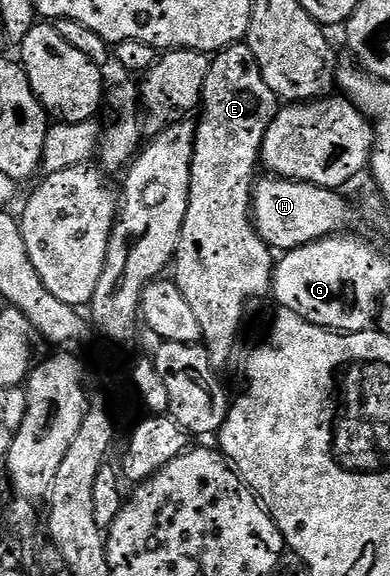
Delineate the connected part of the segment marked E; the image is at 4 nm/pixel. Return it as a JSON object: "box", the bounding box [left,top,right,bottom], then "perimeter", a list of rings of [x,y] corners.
{"box":[173,43,277,367],"perimeter":[[[246,43],[231,45],[228,49],[220,49],[218,53],[211,57],[211,66],[209,67],[209,75],[205,79],[205,87],[203,88],[203,96],[201,98],[201,110],[203,109],[203,118],[198,118],[195,126],[195,151],[193,153],[193,171],[191,172],[191,182],[189,183],[189,207],[185,211],[185,223],[181,227],[181,239],[177,243],[177,251],[175,252],[175,260],[173,262],[173,280],[175,286],[181,291],[181,295],[185,295],[185,299],[189,302],[189,307],[193,311],[197,323],[201,323],[201,331],[203,332],[202,344],[205,346],[211,363],[216,367],[222,367],[231,357],[231,352],[235,349],[235,340],[239,337],[239,328],[243,325],[243,312],[247,309],[247,300],[250,297],[263,297],[272,292],[273,274],[277,264],[276,258],[273,256],[273,250],[270,245],[266,245],[255,230],[255,223],[251,211],[251,198],[255,192],[257,184],[257,176],[255,177],[255,165],[260,164],[261,154],[263,152],[263,140],[265,139],[265,131],[273,123],[277,112],[277,98],[275,92],[269,87],[269,83],[265,83],[265,79],[261,75],[261,67],[257,67],[257,59],[253,59],[253,51],[249,51]]]}

